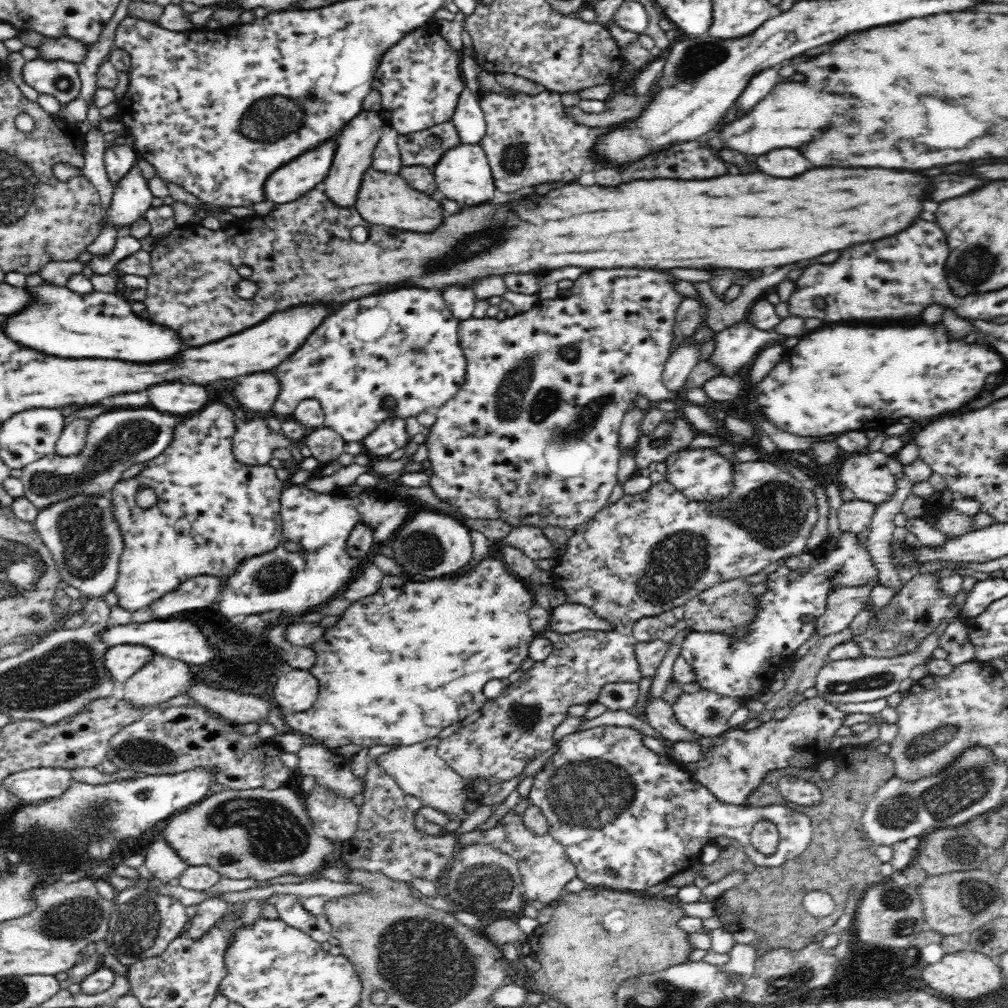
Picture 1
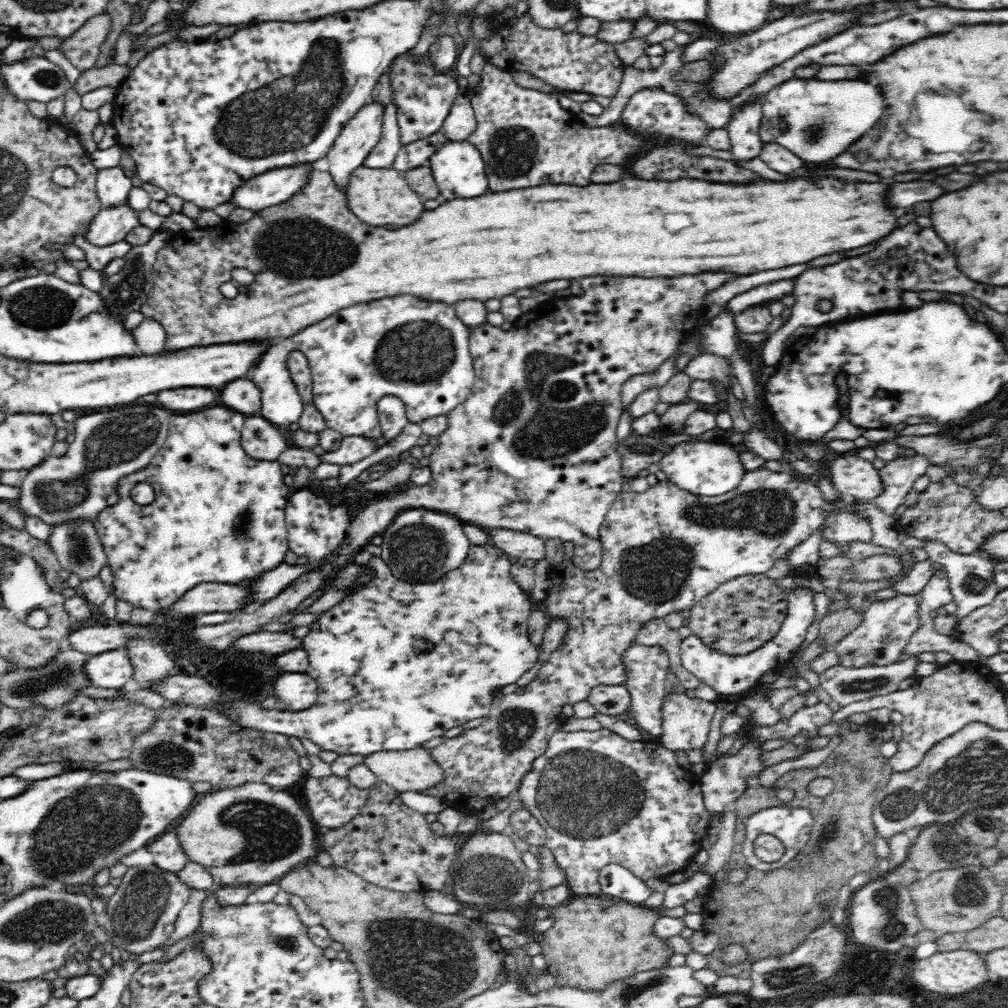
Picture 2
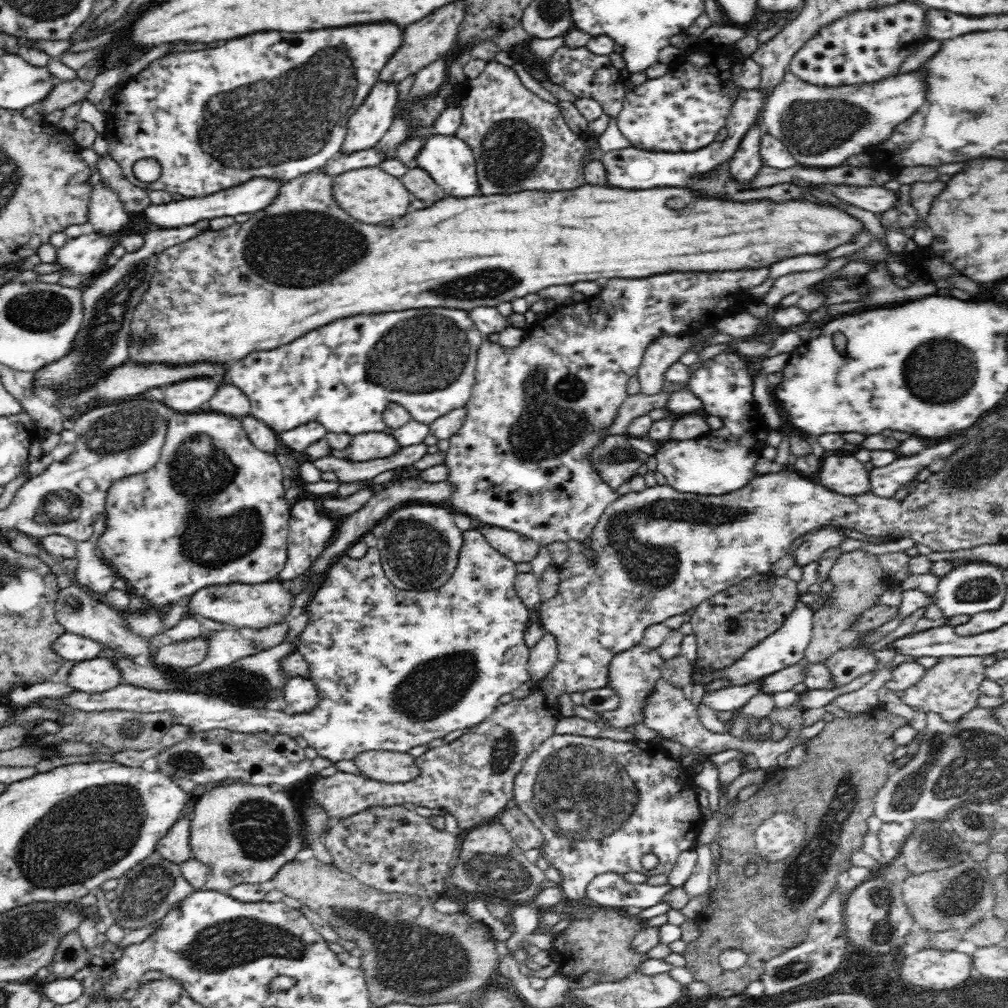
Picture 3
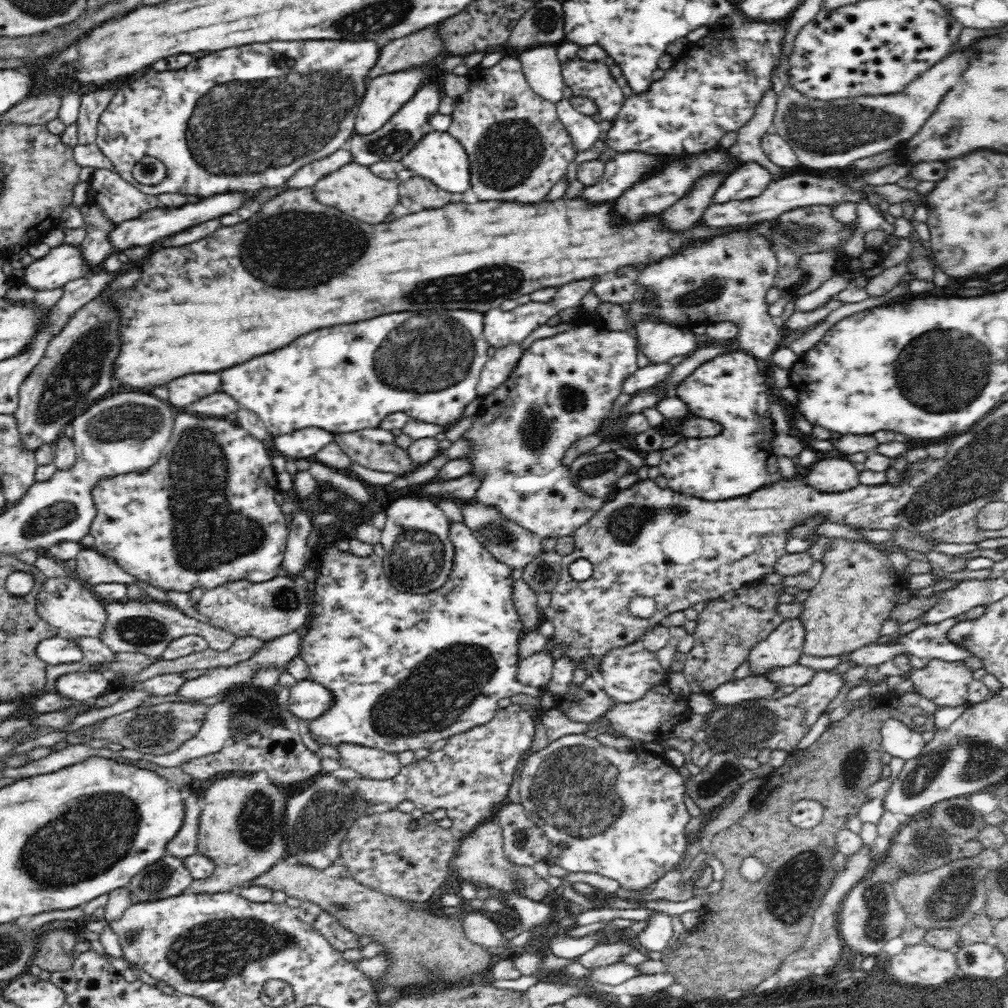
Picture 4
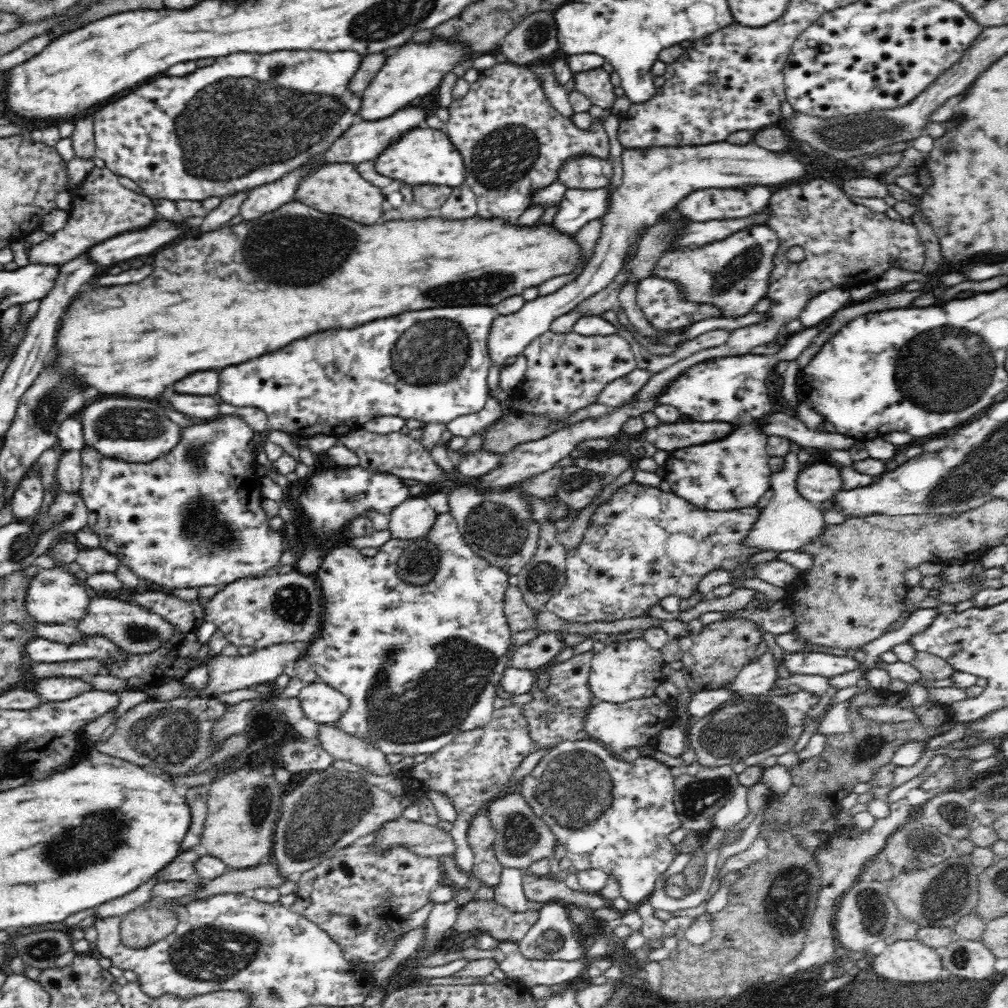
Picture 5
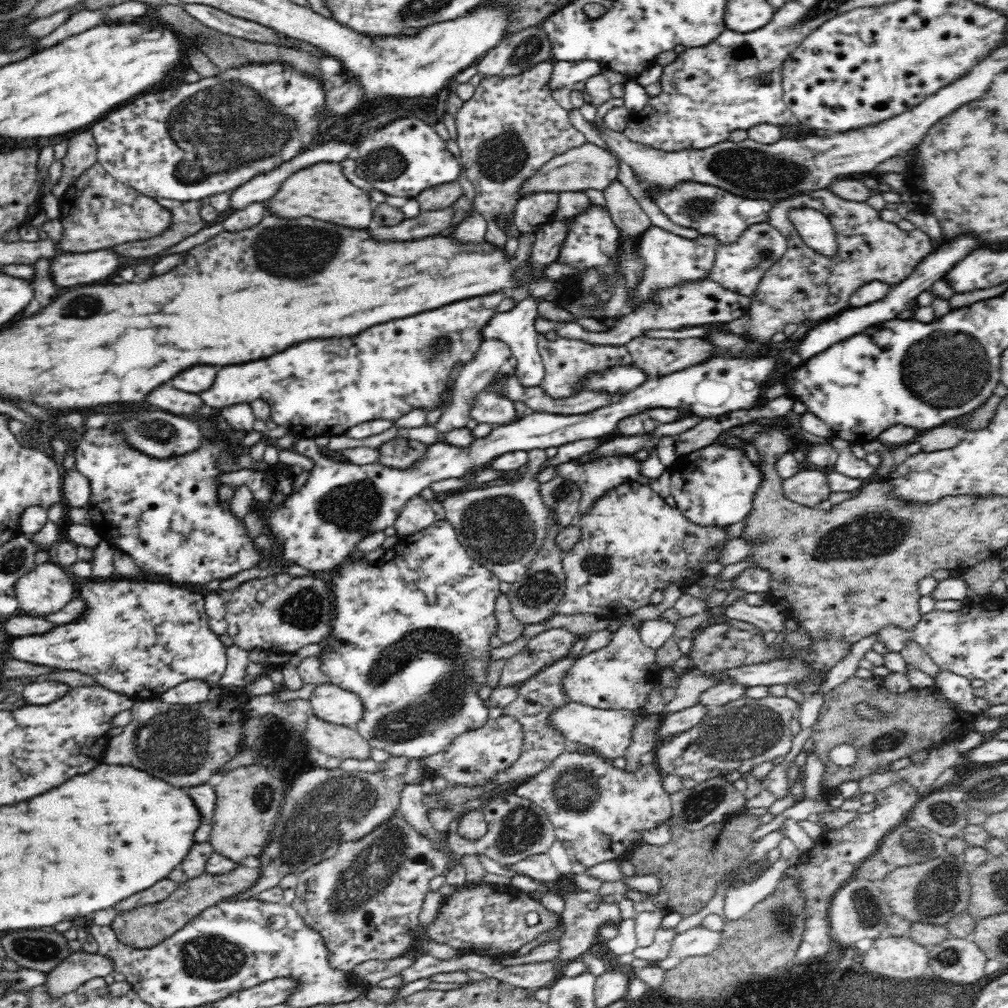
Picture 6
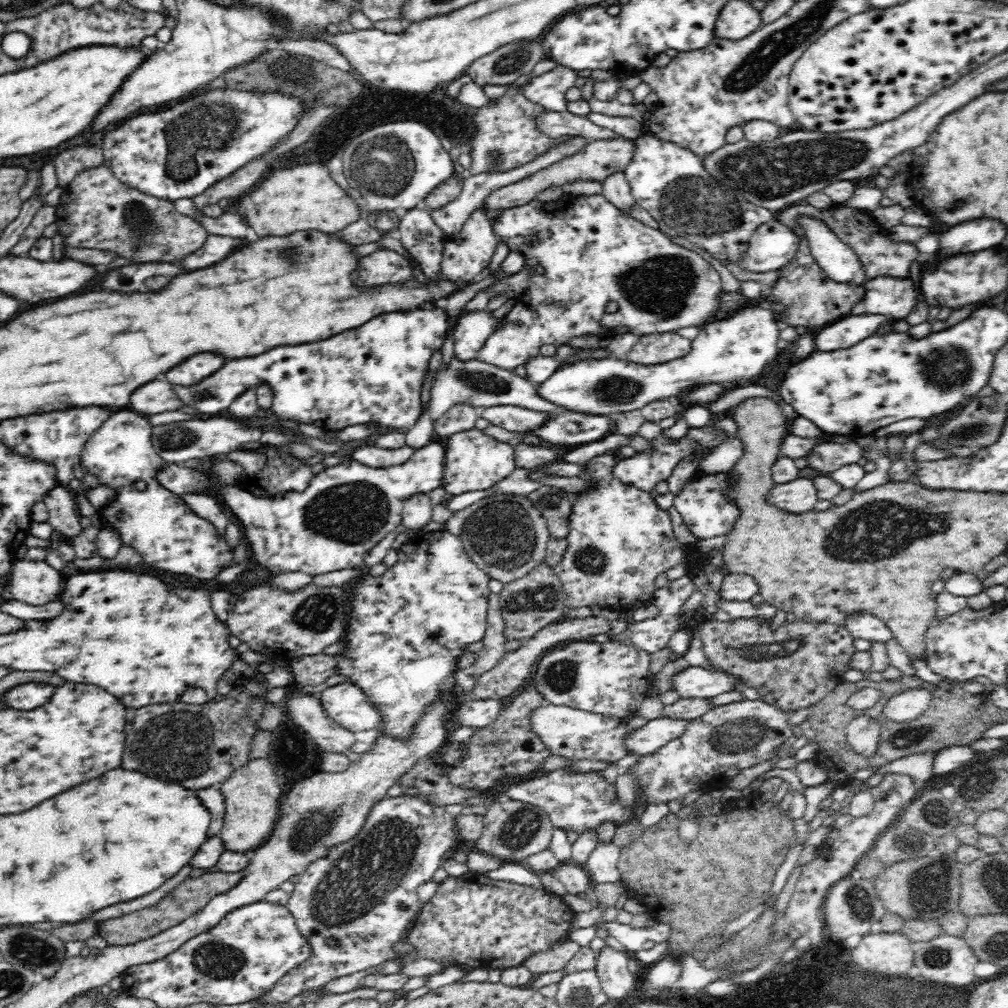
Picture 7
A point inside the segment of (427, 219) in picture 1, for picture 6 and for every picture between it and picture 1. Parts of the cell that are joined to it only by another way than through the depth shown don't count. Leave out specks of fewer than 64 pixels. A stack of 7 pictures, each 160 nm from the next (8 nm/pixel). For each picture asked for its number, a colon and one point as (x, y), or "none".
2: (378, 196)
3: (371, 195)
4: (353, 189)
5: (337, 188)
6: (322, 191)

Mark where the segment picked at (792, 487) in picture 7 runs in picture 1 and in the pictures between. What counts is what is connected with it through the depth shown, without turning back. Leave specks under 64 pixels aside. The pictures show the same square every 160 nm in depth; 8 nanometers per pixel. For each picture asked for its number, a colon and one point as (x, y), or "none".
1: (867, 475)
2: (852, 477)
3: (845, 475)
4: (828, 476)
5: (819, 482)
6: (808, 488)

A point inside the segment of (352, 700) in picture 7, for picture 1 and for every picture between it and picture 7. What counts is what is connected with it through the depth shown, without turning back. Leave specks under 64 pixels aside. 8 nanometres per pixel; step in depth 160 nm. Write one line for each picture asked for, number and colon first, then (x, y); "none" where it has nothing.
1: (296, 691)
2: (297, 690)
3: (301, 694)
4: (308, 699)
5: (323, 704)
6: (333, 704)

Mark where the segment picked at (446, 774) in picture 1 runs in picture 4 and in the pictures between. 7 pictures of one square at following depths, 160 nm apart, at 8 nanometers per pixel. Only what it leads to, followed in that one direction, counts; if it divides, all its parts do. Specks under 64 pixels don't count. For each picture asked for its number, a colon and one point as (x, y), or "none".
2: (414, 770)
3: (387, 767)
4: (375, 764)

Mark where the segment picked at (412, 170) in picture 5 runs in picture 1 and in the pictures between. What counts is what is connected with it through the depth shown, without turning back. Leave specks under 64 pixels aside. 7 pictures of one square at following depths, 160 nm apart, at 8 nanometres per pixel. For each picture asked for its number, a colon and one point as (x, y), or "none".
1: (463, 173)
2: (457, 166)
3: (448, 160)
4: (439, 157)

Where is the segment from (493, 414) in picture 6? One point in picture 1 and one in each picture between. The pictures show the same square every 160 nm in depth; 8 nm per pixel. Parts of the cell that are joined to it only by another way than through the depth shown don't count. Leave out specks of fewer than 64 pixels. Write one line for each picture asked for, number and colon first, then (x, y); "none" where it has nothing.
1: (404, 344)
2: (418, 351)
3: (344, 376)
4: (427, 365)
5: (431, 366)

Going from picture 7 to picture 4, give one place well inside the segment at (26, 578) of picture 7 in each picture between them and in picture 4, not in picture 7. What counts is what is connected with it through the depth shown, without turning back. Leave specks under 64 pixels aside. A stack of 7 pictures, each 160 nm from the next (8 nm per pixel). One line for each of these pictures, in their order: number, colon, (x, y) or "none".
4: (64, 602)
5: (55, 596)
6: (48, 587)

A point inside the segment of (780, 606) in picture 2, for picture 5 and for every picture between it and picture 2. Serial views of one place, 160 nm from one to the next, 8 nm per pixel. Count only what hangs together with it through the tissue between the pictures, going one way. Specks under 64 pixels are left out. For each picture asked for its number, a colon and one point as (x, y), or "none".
3: (728, 624)
4: (730, 626)
5: (719, 652)

